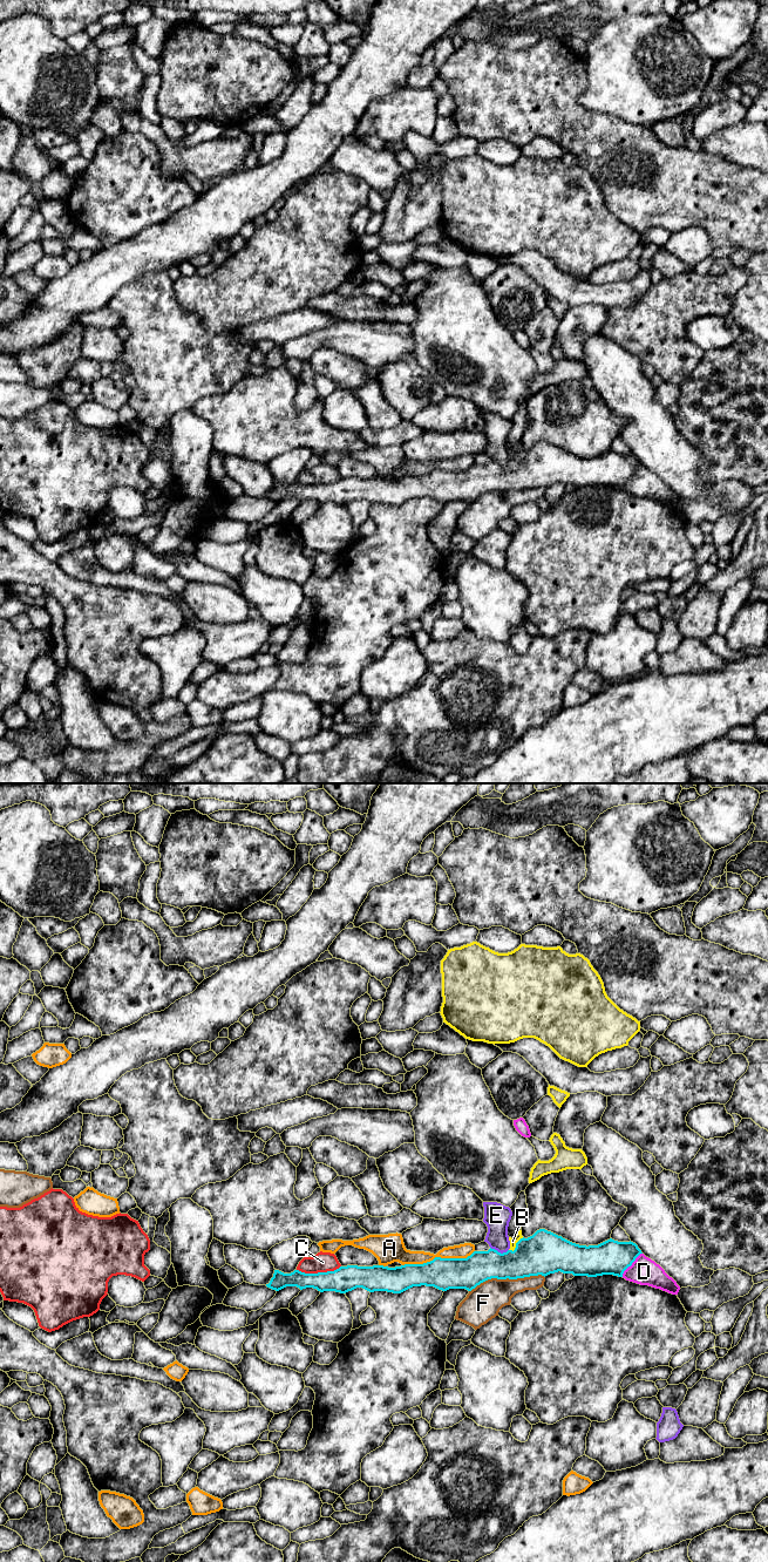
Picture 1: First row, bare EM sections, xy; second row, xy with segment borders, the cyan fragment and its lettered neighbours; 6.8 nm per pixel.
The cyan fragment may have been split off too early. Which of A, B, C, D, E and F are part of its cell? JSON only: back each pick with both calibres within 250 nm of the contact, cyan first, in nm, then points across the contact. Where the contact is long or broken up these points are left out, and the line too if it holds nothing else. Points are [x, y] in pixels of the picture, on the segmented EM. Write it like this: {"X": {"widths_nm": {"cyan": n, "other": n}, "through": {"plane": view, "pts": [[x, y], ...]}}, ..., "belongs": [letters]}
{"B": {"widths_nm": {"cyan": 300, "other": 50}, "through": {"plane": "xy", "pts": [[544, 1253], [524, 1253], [516, 1245], [512, 1241]]}}, "belongs": ["B"]}

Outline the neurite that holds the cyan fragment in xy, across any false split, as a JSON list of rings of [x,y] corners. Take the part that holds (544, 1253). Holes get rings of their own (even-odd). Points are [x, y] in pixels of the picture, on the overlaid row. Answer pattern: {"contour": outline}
{"contour": [[[545,1229],[537,1230],[532,1236],[524,1238],[519,1230],[514,1238],[509,1237],[510,1249],[507,1252],[498,1252],[495,1249],[488,1251],[474,1251],[467,1258],[441,1258],[423,1264],[405,1264],[401,1266],[388,1268],[383,1265],[340,1266],[334,1271],[305,1274],[294,1270],[291,1274],[284,1274],[274,1270],[273,1277],[267,1288],[279,1291],[286,1286],[297,1286],[300,1290],[306,1288],[317,1289],[320,1292],[335,1291],[346,1293],[356,1288],[362,1288],[369,1292],[387,1291],[401,1293],[413,1286],[434,1286],[439,1290],[465,1289],[471,1291],[481,1283],[491,1279],[517,1279],[530,1276],[548,1276],[555,1272],[572,1274],[573,1276],[597,1277],[603,1275],[613,1275],[623,1277],[624,1271],[632,1265],[636,1258],[643,1254],[633,1242],[618,1242],[612,1238],[598,1245],[579,1245],[572,1243],[562,1236],[558,1236]]]}

